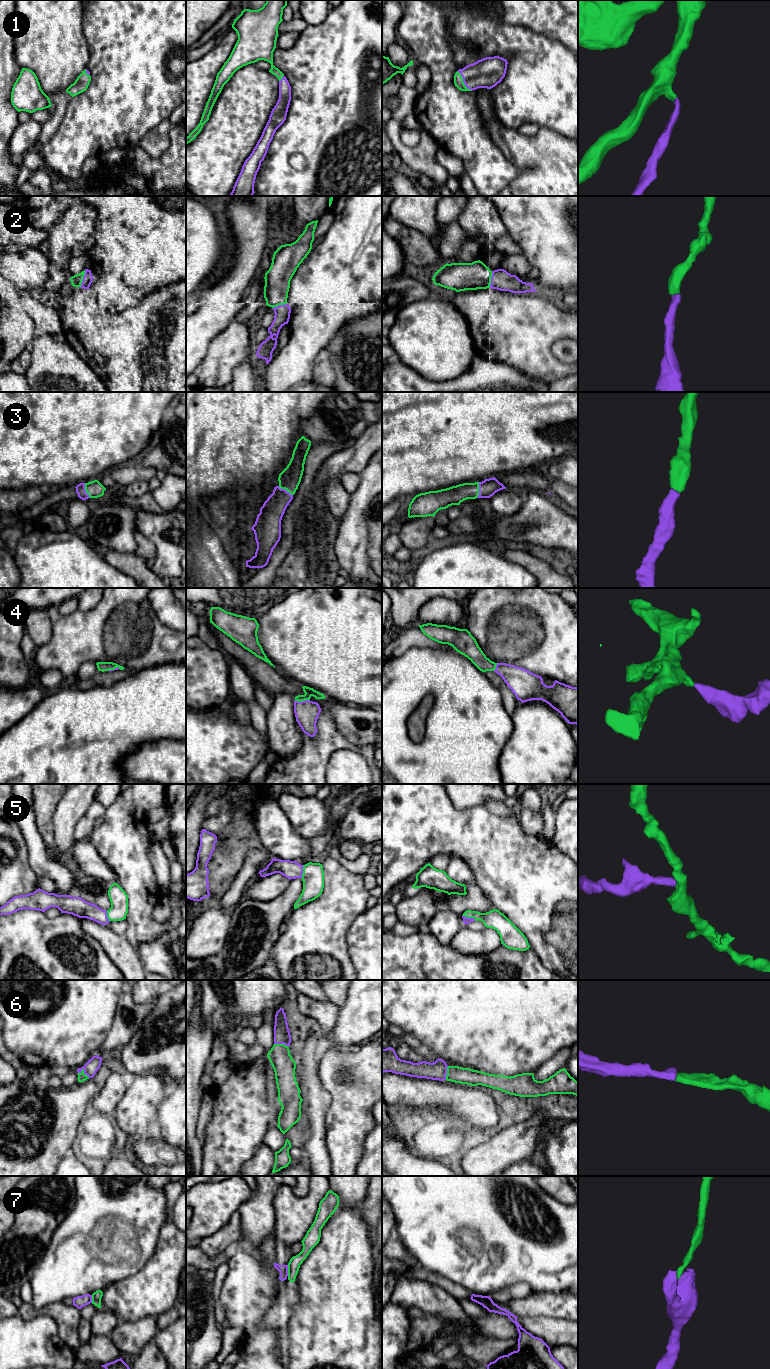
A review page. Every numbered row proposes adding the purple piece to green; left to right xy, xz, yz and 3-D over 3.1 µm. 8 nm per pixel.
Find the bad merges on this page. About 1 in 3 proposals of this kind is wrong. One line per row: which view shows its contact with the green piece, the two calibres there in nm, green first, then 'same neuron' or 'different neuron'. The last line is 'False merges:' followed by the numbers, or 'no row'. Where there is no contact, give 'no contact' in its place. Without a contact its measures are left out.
1: contact in yz; calibres 80 and 240 nm; same neuron
2: contact in xy; calibres 90 and 80 nm; same neuron
3: contact in yz; calibres 150 and 140 nm; same neuron
4: contact in xz; calibres 70 and 190 nm; same neuron
5: contact in yz; calibres 150 and 50 nm; same neuron
6: contact in xy; calibres 70 and 110 nm; same neuron
7: contact in xz; calibres 100 and 80 nm; different neuron
False merges: 7

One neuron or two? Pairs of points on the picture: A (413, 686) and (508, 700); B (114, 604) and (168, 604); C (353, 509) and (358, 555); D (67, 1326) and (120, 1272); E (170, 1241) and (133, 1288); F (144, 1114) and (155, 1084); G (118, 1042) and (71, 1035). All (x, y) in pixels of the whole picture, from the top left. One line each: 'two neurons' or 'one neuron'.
A: two neurons
B: two neurons
C: one neuron
D: two neurons
E: one neuron
F: one neuron
G: two neurons

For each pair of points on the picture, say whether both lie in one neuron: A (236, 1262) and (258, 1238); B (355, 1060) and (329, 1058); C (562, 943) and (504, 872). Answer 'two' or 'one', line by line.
A: two
B: one
C: one

